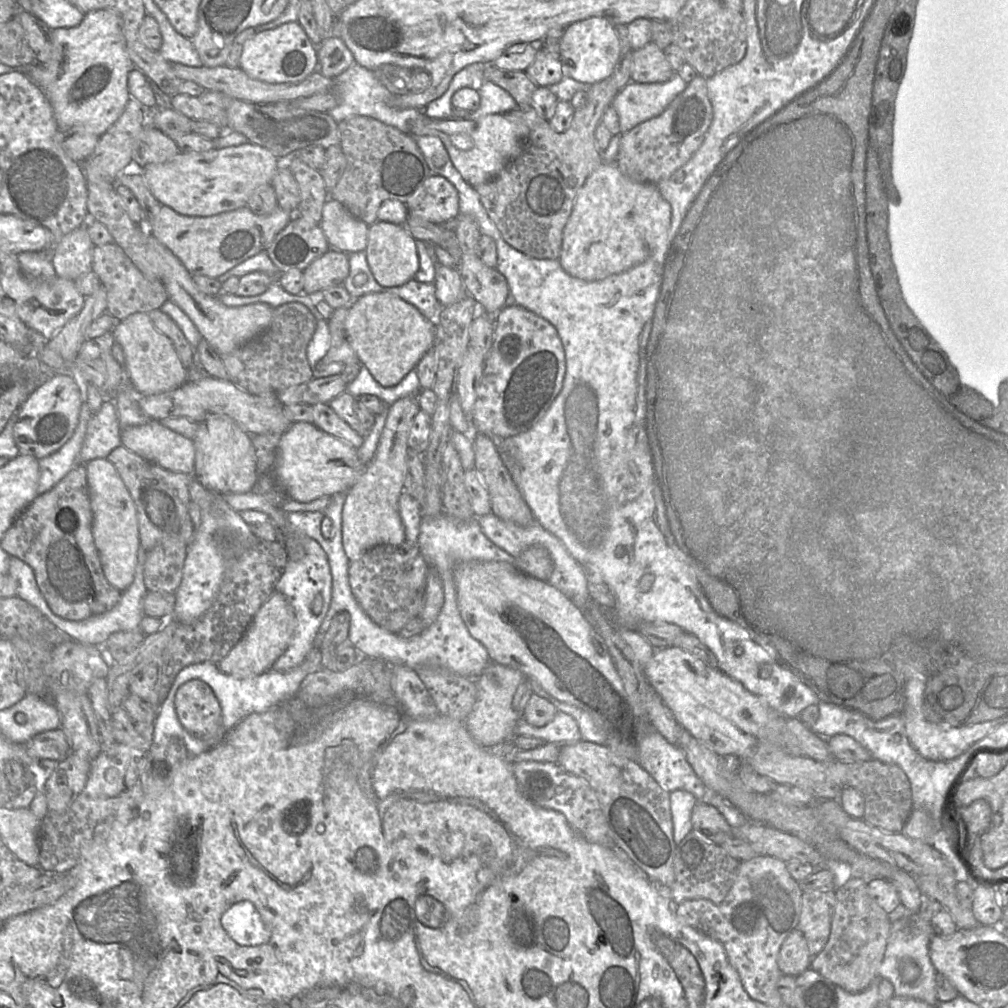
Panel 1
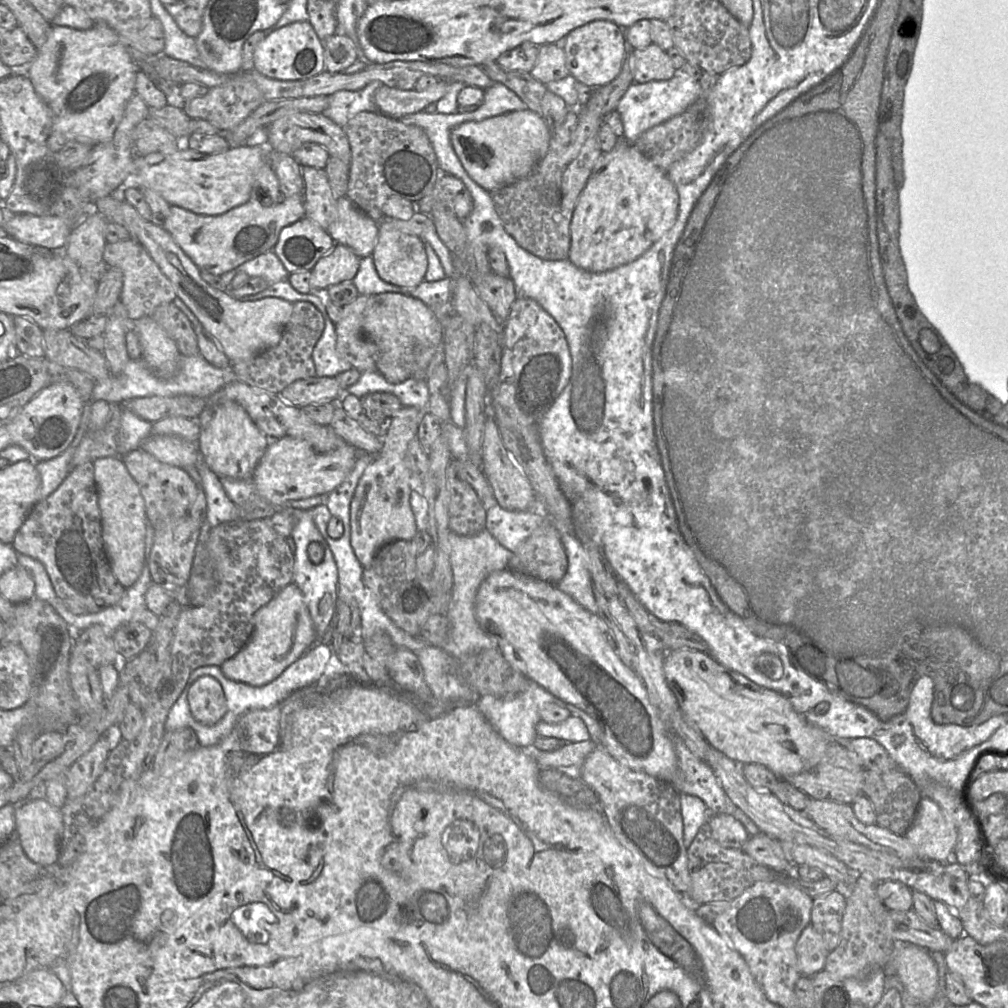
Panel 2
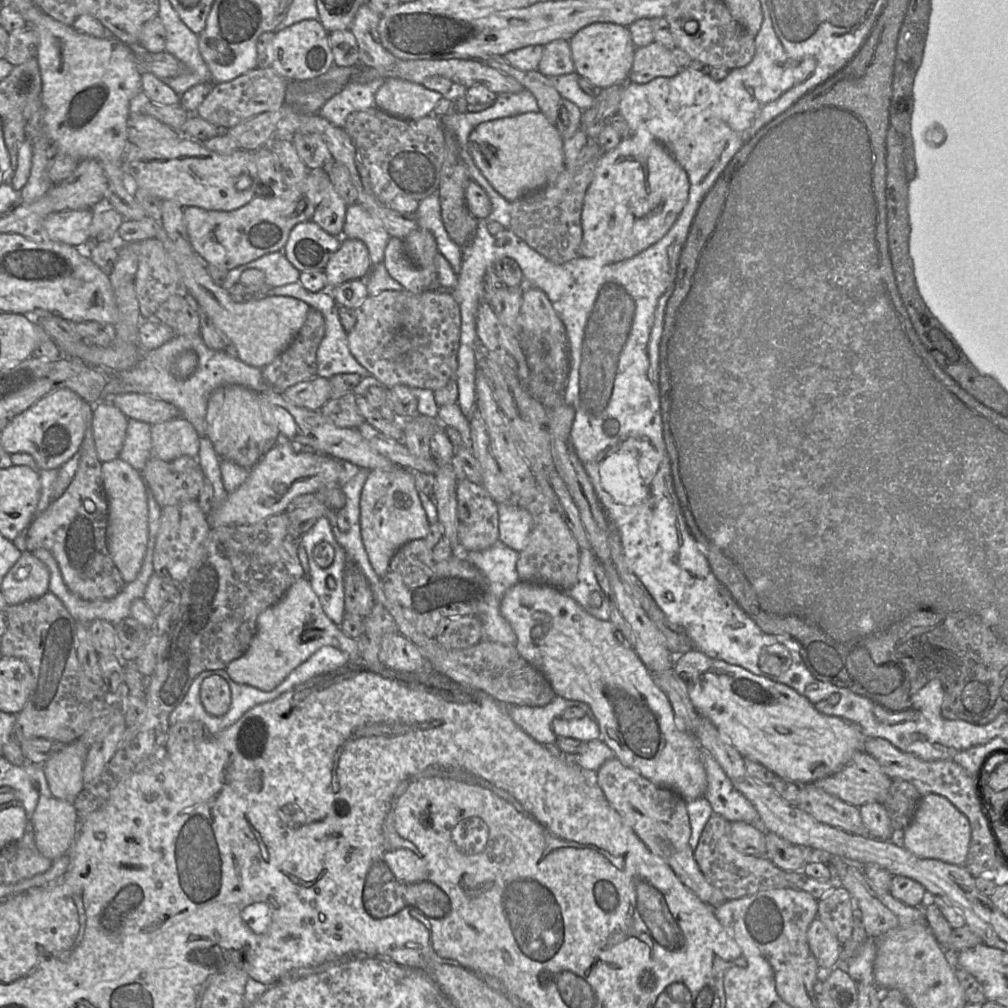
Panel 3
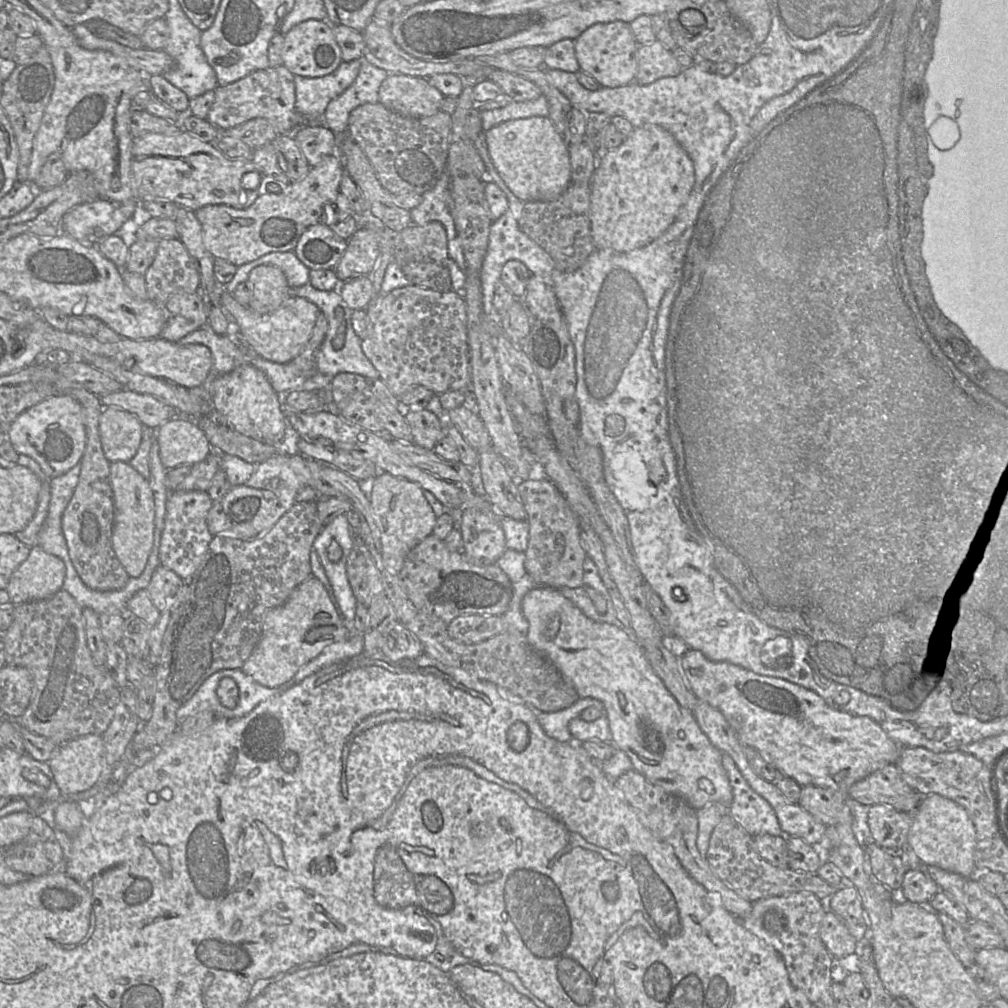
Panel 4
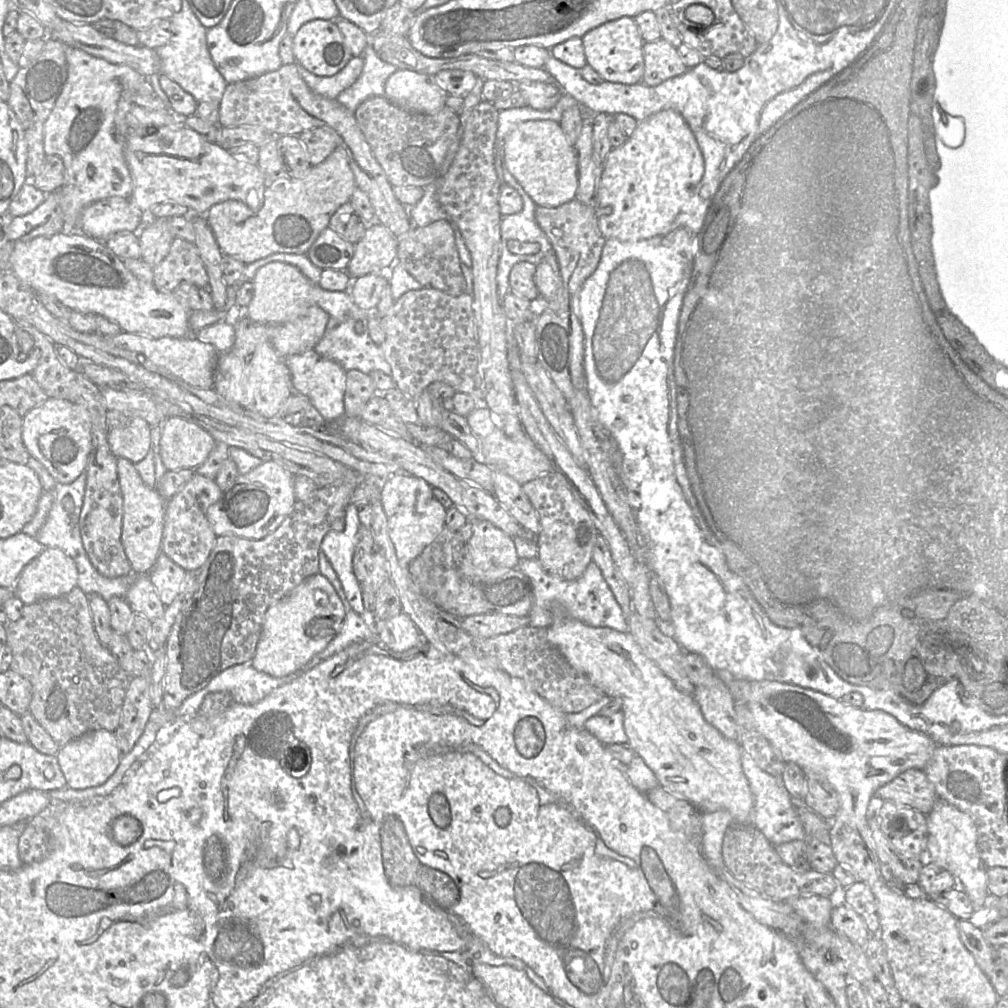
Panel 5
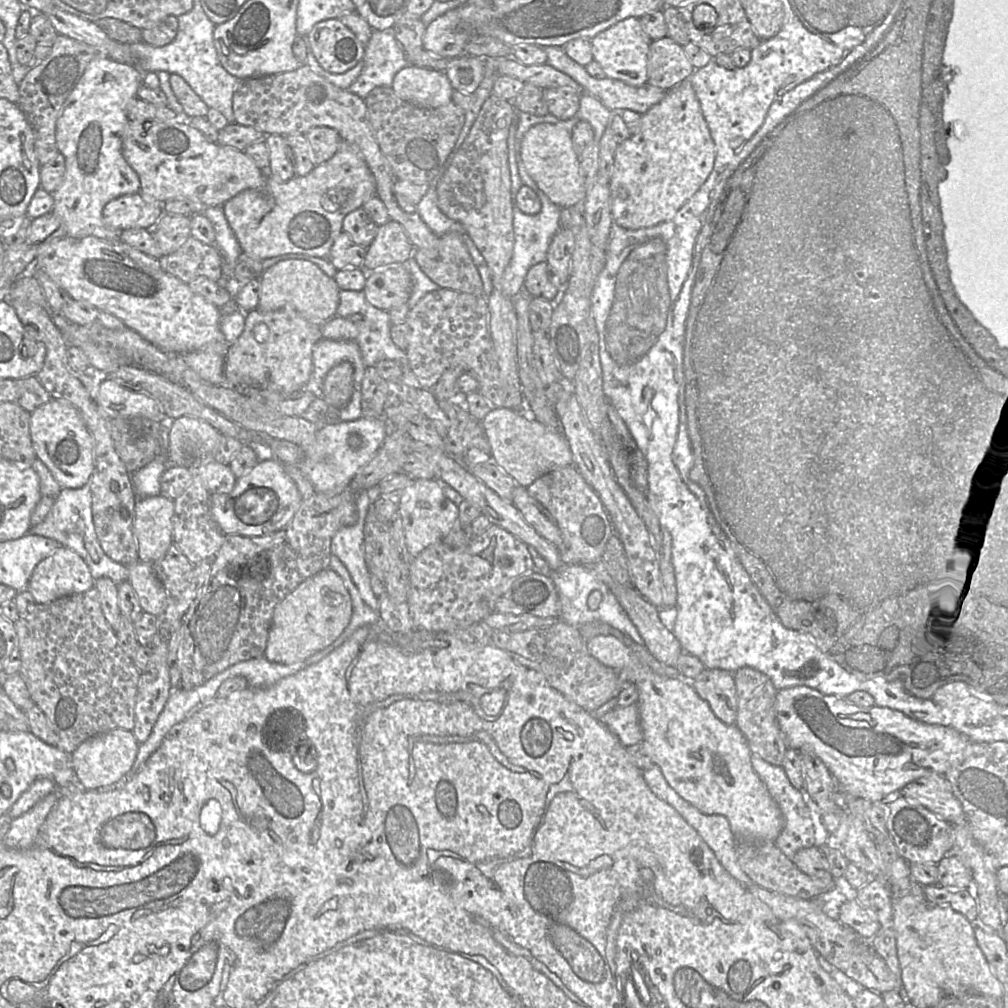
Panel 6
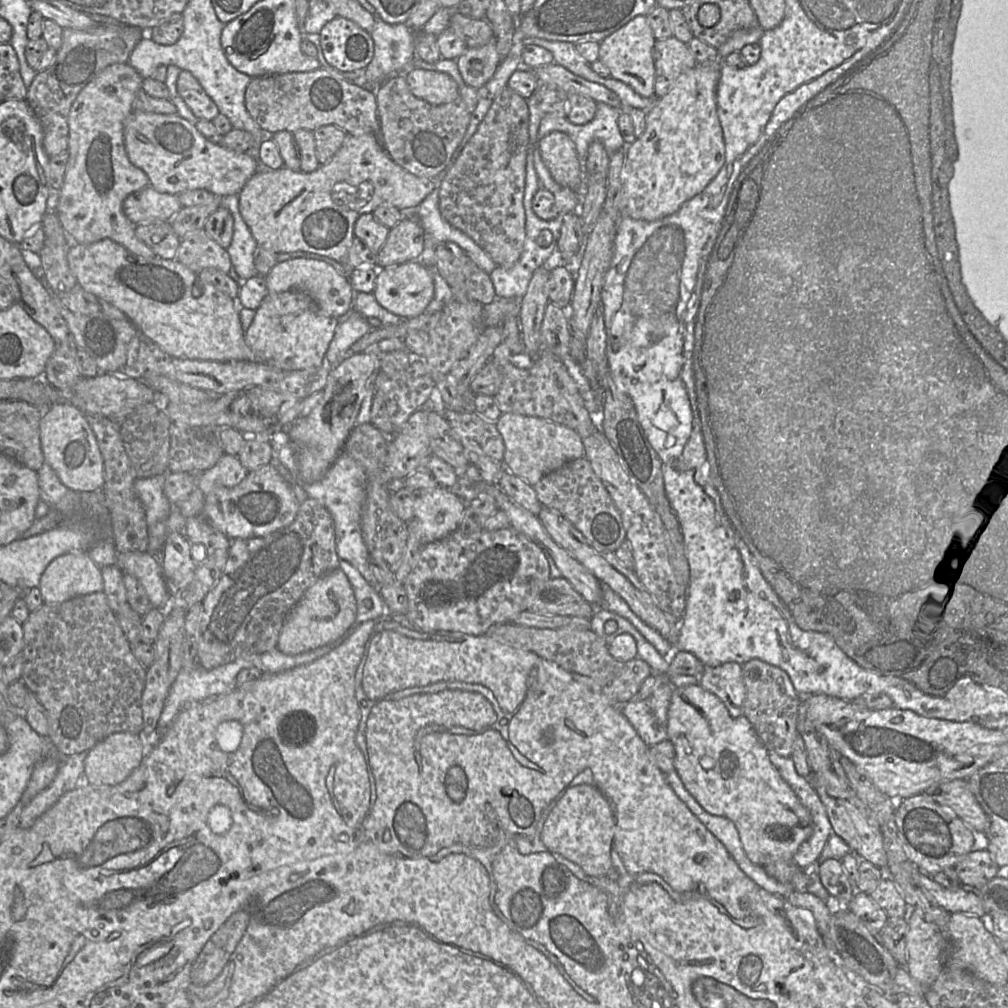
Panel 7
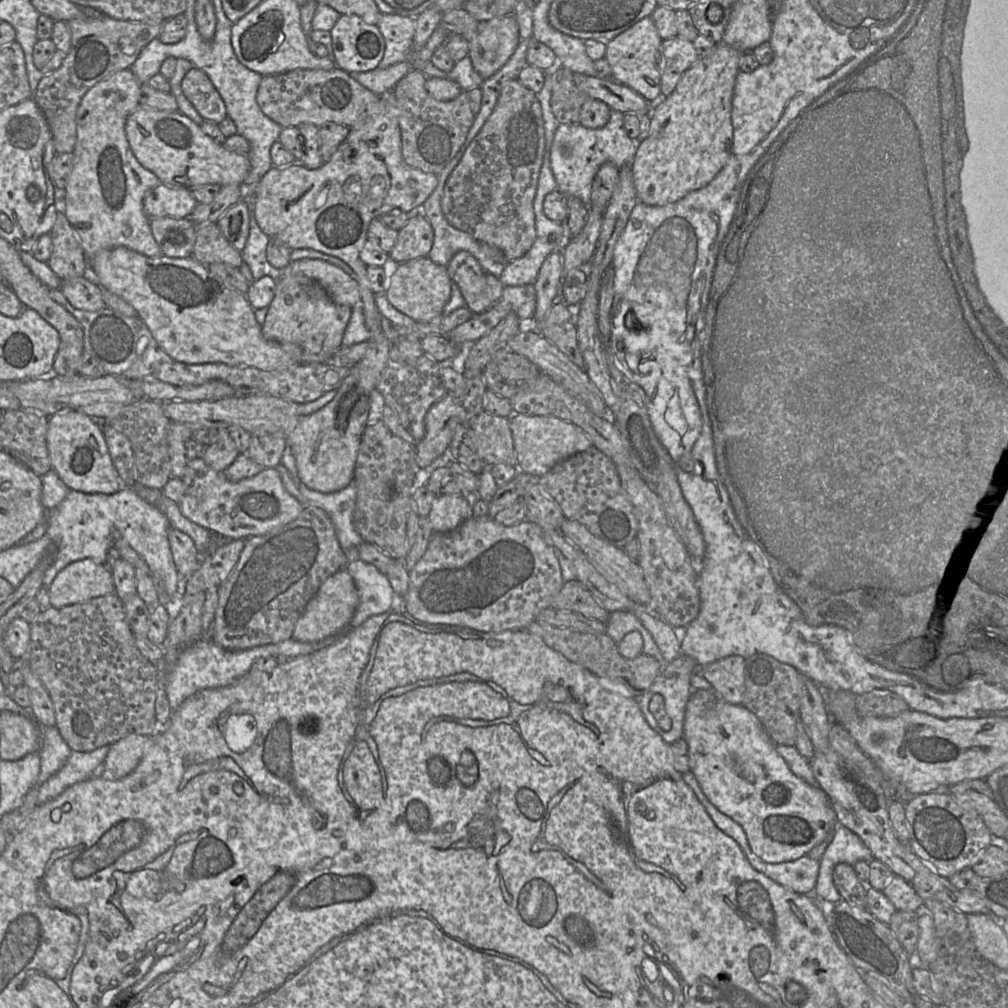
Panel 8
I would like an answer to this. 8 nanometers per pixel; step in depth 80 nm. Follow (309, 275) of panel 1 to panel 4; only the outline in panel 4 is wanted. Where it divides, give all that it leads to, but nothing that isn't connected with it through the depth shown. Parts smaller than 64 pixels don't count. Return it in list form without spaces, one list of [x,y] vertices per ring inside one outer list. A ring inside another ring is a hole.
[[[367,227],[358,229],[347,241],[347,248],[334,267],[340,282],[370,274],[379,256],[379,237]]]

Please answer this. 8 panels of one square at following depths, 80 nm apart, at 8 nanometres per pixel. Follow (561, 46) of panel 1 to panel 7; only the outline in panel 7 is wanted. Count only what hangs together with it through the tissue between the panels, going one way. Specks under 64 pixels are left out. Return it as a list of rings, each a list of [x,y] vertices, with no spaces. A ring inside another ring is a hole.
[[[639,15],[599,42],[599,60],[610,70],[610,77],[622,81],[645,98],[654,98],[655,63],[654,44],[656,38],[647,16]]]

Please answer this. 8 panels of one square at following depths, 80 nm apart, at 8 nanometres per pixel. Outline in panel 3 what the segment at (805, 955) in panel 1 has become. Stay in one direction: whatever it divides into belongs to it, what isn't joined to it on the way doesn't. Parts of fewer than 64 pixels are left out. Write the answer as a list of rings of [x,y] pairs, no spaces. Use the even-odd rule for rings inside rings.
[[[816,918],[810,924],[807,930],[807,941],[821,970],[829,970],[839,961],[843,943],[821,920]]]

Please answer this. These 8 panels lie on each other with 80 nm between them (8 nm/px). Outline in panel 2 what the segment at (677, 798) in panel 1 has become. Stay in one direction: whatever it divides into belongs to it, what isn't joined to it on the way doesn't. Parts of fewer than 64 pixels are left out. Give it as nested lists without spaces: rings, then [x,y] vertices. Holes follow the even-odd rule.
[[[680,794],[681,813],[683,818],[683,838],[688,847],[699,829],[707,822],[709,809],[704,801],[695,795]]]

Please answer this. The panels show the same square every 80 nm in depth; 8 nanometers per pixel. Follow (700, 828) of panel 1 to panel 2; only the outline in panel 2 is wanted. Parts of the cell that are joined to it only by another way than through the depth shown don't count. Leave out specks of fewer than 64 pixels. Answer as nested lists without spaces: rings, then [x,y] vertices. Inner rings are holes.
[[[710,813],[706,825],[712,838],[724,847],[742,850],[751,837],[743,824],[729,814]]]

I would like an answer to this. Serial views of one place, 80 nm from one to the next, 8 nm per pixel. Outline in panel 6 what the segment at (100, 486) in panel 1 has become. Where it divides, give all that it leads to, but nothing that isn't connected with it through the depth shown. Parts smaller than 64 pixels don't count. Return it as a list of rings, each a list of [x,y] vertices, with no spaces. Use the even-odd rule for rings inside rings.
[[[161,495],[152,497],[137,496],[133,534],[138,550],[138,561],[155,565],[173,543],[174,500]]]

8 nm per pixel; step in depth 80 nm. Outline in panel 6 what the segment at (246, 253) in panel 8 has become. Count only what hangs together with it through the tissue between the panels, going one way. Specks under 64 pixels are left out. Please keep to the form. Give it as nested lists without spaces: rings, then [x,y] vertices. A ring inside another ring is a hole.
[[[222,206],[205,208],[203,215],[206,216],[214,226],[216,232],[215,245],[225,260],[227,283],[228,277],[233,278],[234,268],[242,254],[241,247],[224,216]]]

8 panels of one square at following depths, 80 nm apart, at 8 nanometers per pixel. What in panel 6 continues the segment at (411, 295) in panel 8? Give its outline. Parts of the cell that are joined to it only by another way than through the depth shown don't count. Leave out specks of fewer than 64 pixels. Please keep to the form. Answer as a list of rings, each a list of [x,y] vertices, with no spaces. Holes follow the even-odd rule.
[[[405,265],[375,269],[367,275],[362,292],[370,304],[390,311],[408,302],[413,292],[413,279]]]

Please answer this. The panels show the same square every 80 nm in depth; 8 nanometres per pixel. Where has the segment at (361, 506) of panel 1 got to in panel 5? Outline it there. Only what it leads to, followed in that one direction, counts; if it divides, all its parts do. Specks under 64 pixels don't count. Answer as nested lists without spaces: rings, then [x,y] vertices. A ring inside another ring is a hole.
[[[393,474],[382,482],[380,503],[398,562],[408,567],[445,528],[447,509],[435,498],[433,487],[424,479],[408,474]]]

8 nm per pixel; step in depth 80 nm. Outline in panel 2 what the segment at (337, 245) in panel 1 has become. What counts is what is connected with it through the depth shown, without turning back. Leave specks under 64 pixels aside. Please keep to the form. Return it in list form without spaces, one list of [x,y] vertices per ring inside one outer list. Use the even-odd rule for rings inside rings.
[[[342,197],[337,199],[337,217],[327,232],[336,244],[351,248],[361,258],[369,257],[377,242],[379,222]]]

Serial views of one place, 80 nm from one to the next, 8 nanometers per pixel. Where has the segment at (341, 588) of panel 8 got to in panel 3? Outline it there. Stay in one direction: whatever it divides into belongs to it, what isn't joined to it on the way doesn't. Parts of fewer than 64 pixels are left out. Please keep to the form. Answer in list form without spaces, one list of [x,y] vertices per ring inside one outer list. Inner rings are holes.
[[[303,577],[294,582],[277,603],[259,614],[256,621],[256,633],[248,650],[243,656],[229,663],[225,670],[231,680],[236,683],[247,684],[263,691],[270,691],[323,646],[334,646],[347,653],[349,661],[355,664],[361,663],[358,640],[345,635],[340,626],[327,617],[309,579]]]

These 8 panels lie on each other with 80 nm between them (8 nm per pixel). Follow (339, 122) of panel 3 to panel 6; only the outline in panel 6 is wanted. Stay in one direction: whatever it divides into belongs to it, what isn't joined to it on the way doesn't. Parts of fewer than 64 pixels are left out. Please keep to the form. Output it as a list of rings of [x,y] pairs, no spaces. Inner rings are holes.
[[[392,28],[373,30],[365,45],[364,68],[347,89],[365,99],[377,87],[391,87],[395,75],[408,66],[408,60]]]

